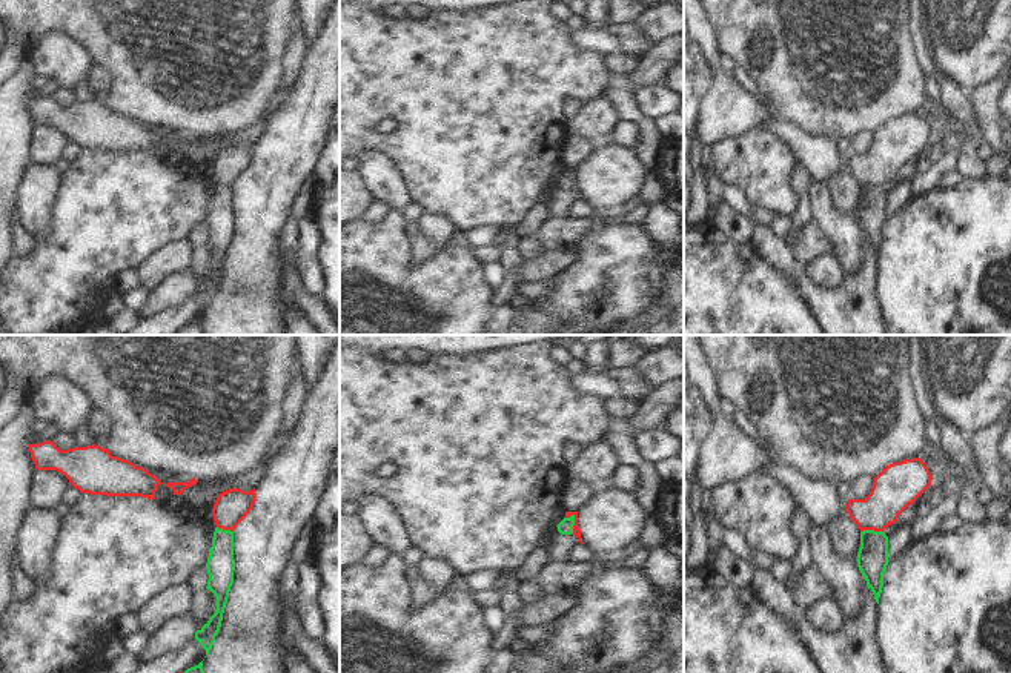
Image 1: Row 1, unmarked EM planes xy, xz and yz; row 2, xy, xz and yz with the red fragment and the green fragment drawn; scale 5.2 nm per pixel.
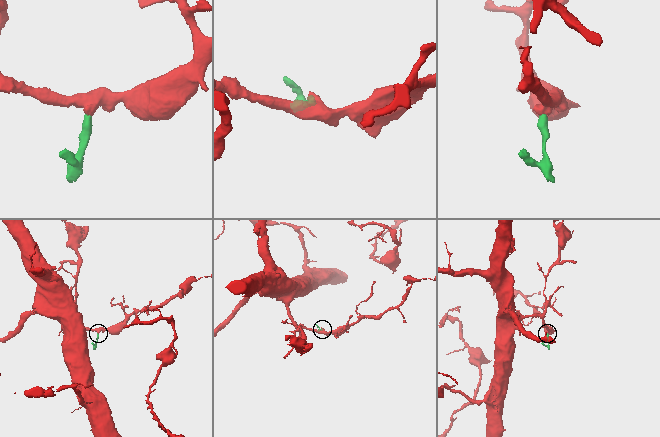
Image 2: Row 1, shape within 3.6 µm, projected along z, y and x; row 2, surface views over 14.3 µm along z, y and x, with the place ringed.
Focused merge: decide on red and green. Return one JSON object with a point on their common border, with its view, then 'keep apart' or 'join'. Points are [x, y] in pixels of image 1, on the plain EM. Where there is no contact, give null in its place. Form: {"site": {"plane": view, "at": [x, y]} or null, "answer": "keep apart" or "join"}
{"site": {"plane": "xz", "at": [575, 180]}, "answer": "keep apart"}

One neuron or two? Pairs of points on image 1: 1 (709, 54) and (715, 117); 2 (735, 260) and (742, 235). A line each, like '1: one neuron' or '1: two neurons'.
1: one neuron
2: two neurons

